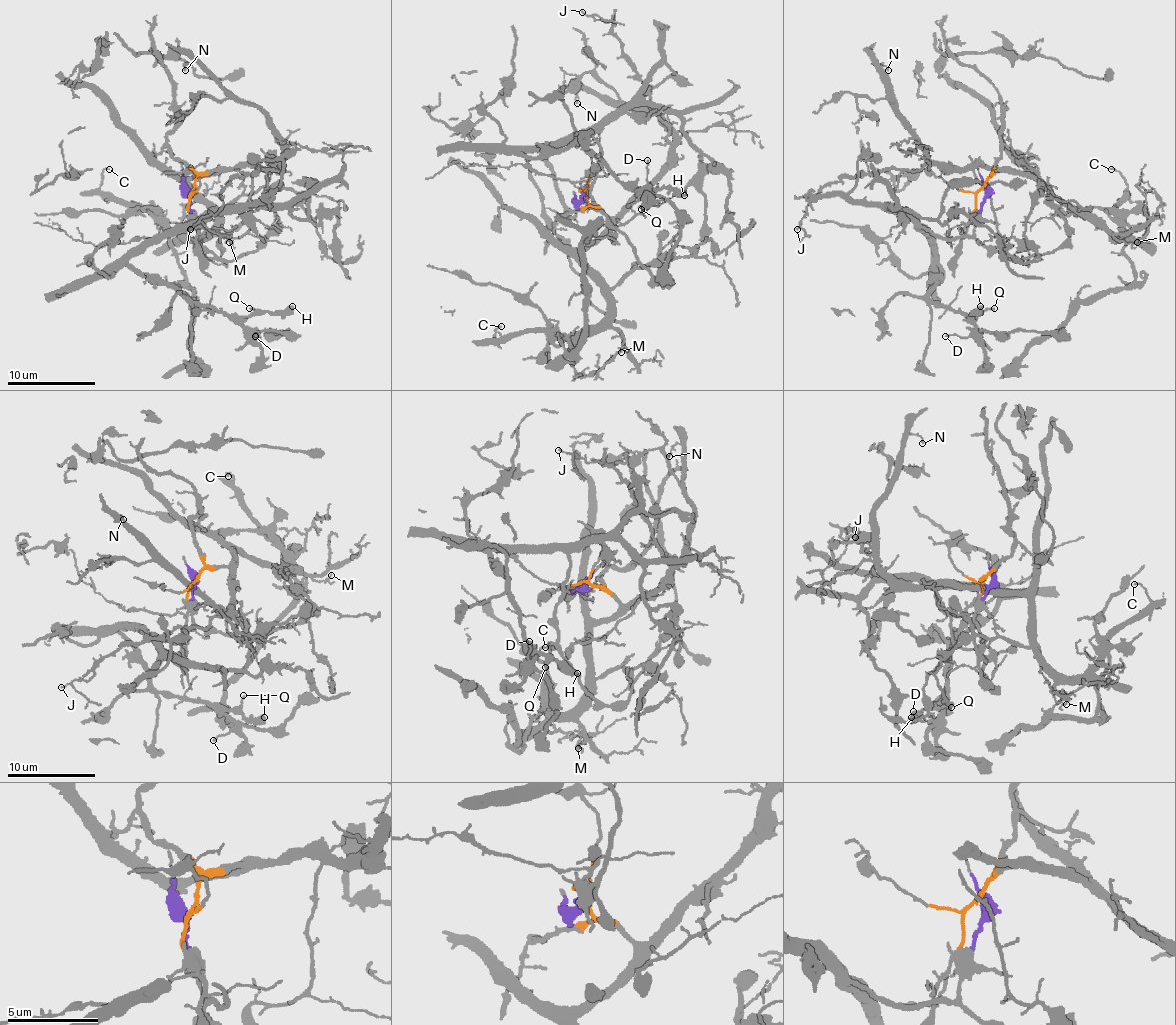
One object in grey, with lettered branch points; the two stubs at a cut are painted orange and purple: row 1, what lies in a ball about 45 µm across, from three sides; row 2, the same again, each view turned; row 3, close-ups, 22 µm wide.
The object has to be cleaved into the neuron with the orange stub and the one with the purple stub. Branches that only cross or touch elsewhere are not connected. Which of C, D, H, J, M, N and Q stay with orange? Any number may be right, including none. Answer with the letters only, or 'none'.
C, J, M, N

